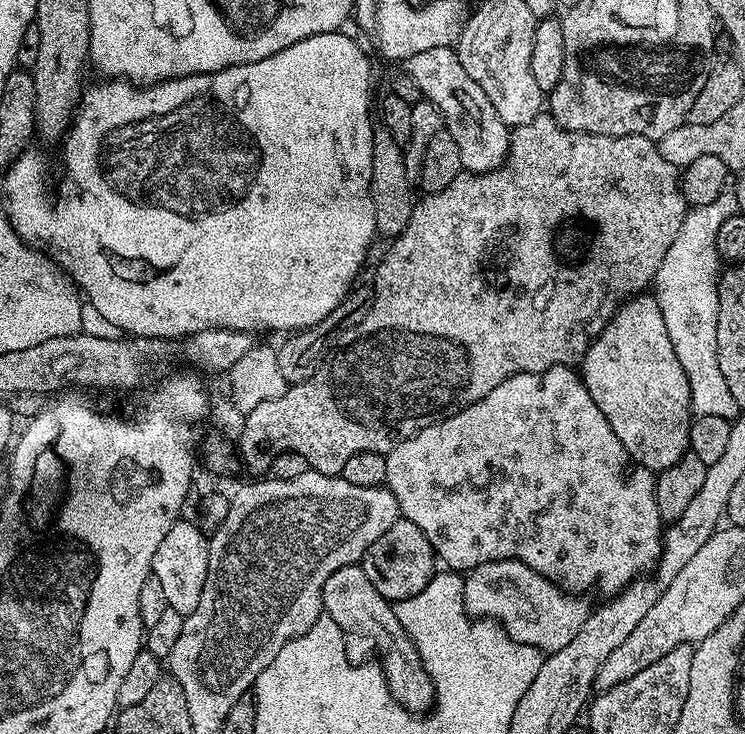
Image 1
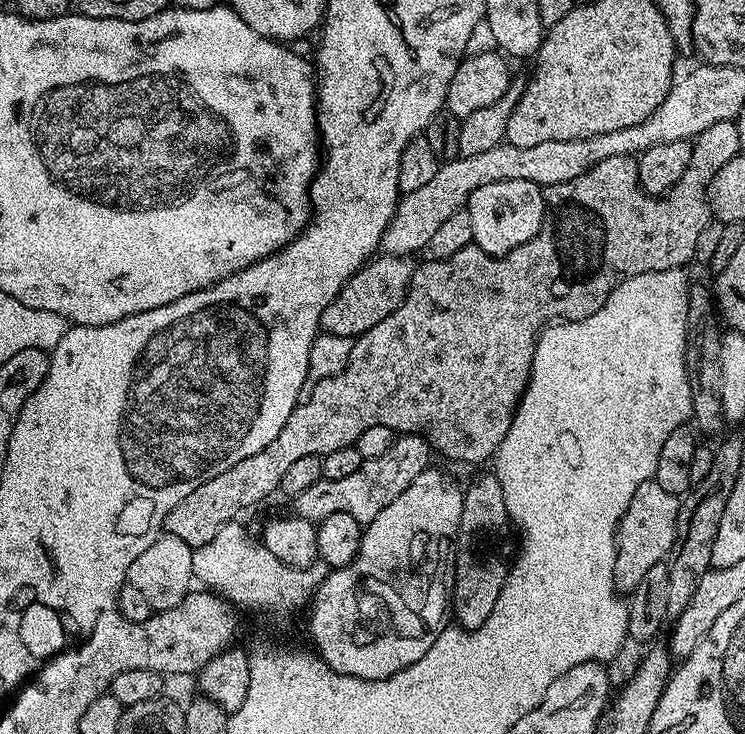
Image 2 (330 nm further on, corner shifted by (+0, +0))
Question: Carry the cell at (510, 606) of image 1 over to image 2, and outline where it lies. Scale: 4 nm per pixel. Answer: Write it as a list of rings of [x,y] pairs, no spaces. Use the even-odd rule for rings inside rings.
[[[655,478],[638,486],[634,498],[630,498],[630,506],[626,506],[626,514],[620,520],[620,529],[616,531],[617,589],[635,590],[646,570],[667,557],[676,537],[680,502],[681,497],[662,490]]]

